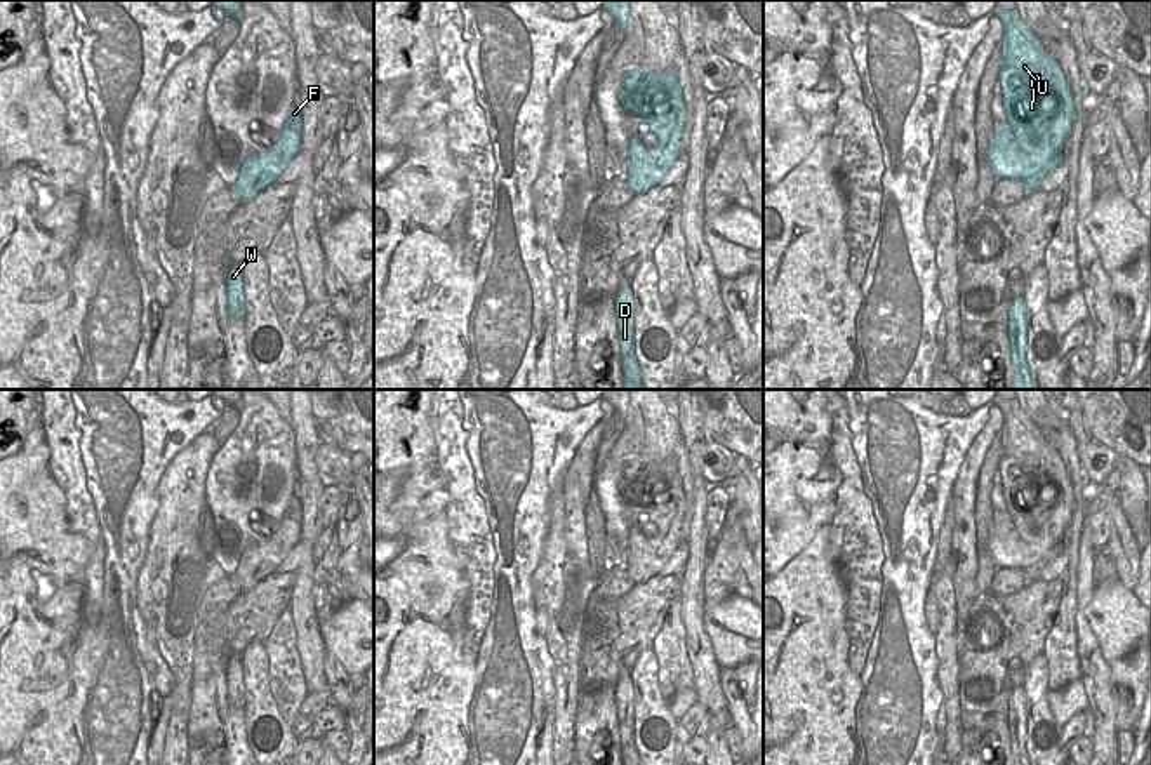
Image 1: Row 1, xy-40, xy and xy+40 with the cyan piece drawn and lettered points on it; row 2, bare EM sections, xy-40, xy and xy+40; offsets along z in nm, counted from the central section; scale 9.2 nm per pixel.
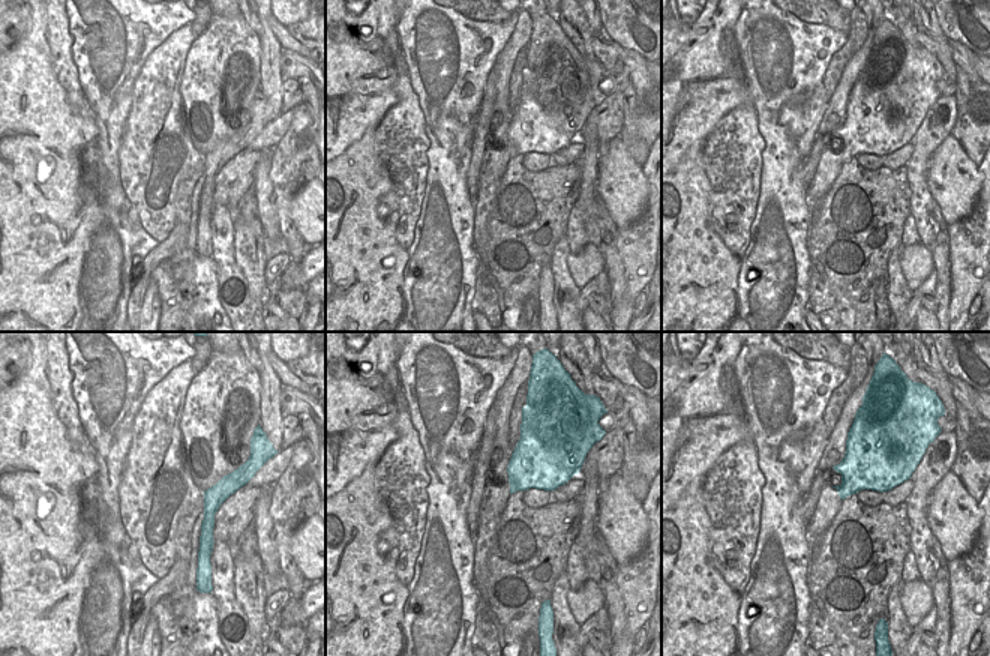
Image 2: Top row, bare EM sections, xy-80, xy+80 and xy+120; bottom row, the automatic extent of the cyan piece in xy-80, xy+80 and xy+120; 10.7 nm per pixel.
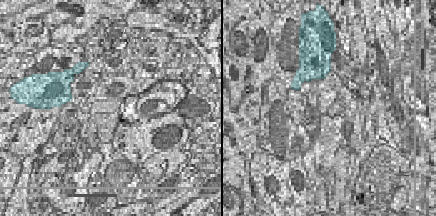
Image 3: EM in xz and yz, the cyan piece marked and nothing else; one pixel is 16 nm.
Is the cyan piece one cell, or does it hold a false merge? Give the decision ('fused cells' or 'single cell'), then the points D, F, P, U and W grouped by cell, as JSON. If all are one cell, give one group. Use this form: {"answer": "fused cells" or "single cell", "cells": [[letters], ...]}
{"answer": "fused cells", "cells": [["D", "W"], ["F", "P", "U"]]}

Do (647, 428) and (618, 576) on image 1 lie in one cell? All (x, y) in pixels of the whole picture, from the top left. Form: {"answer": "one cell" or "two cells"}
{"answer": "two cells"}

